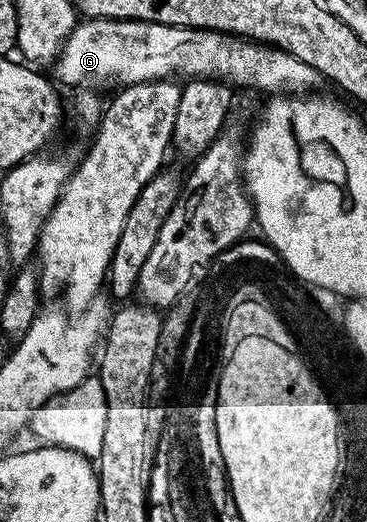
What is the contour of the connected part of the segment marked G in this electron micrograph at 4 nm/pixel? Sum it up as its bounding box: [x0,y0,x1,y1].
[53,18,320,92]

